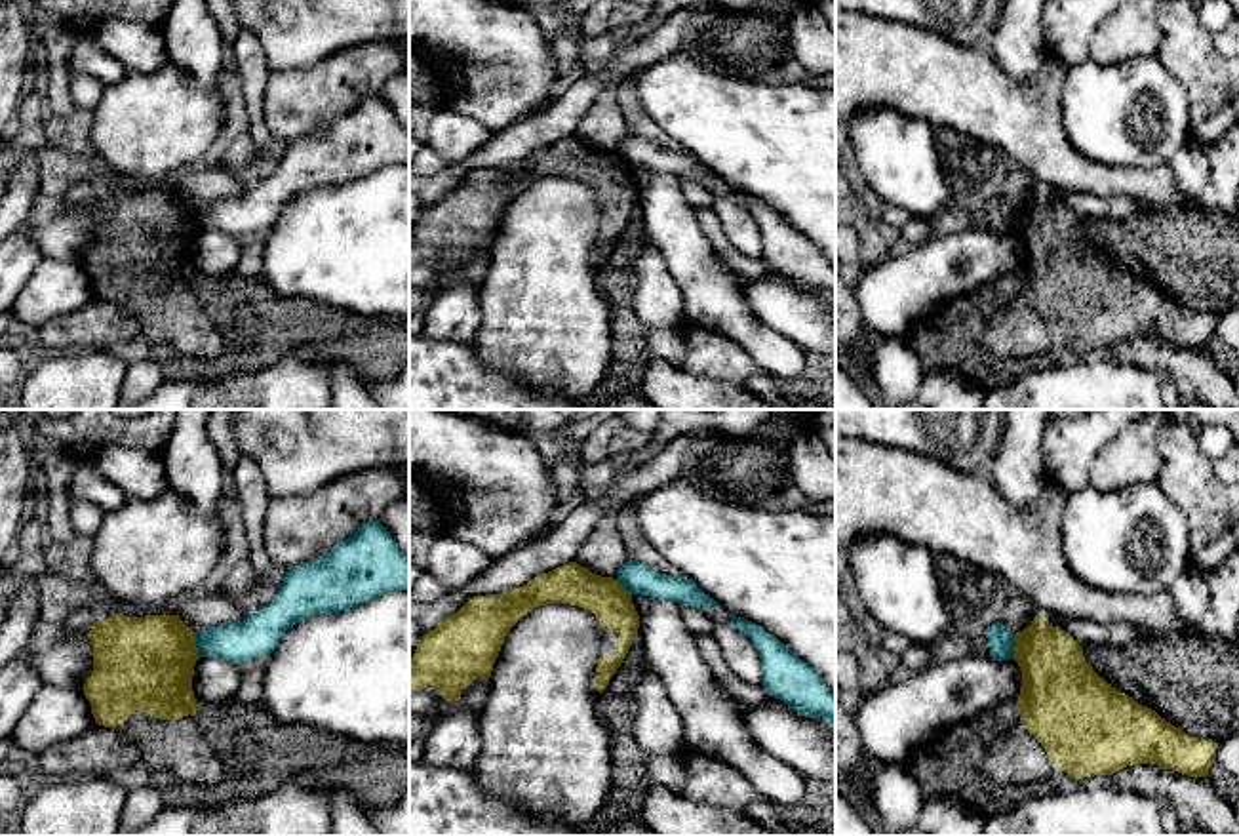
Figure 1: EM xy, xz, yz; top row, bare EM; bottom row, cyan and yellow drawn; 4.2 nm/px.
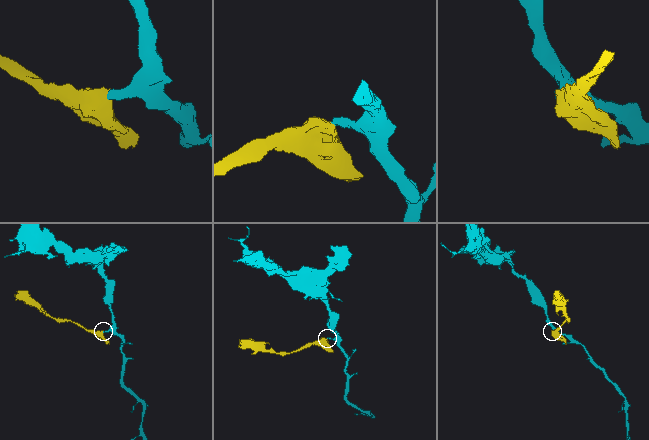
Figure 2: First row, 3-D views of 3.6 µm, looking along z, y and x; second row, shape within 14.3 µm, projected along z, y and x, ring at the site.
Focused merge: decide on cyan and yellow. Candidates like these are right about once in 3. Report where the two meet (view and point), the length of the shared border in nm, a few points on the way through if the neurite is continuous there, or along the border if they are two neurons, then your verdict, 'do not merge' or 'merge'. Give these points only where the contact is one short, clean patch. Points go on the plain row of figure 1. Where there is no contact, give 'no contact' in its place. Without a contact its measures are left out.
xy (196, 218) | 110 nm | along xy (195, 206), (200, 229) | do not merge

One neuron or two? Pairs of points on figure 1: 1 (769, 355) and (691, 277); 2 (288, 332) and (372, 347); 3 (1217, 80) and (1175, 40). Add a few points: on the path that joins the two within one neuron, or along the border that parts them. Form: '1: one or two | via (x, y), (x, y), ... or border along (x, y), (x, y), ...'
1: one | via (750, 336), (710, 296)
2: one | via (309, 332), (351, 339)
3: one | via (1207, 73), (1184, 50)

